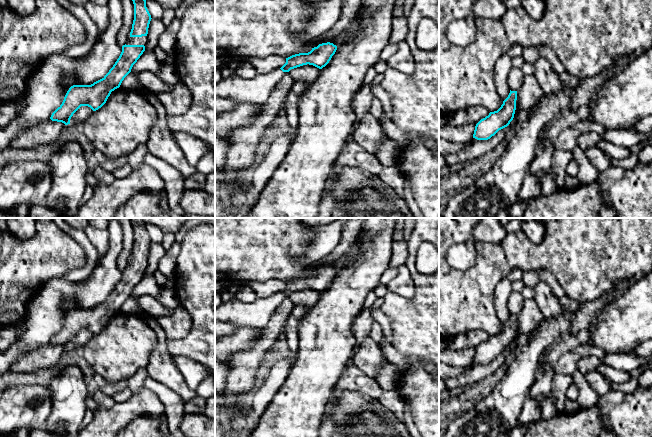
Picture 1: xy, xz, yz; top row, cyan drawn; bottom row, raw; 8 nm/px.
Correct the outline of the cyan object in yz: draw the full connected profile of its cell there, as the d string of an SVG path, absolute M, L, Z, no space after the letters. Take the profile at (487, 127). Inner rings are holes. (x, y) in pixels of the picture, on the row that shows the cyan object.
M511 91L501 107L481 119L475 126L473 138L488 140L499 130L507 127L514 118L516 110L517 91Z

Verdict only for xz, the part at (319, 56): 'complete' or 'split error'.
split error

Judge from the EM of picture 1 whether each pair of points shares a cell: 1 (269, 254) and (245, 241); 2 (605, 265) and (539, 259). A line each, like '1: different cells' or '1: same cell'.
1: same cell
2: same cell

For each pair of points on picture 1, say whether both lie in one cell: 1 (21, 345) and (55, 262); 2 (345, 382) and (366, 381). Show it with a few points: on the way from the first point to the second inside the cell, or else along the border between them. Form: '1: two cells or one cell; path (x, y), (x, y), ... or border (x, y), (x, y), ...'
1: two cells; border (61, 277), (49, 279), (31, 298)
2: one cell; path (350, 381), (361, 381)

